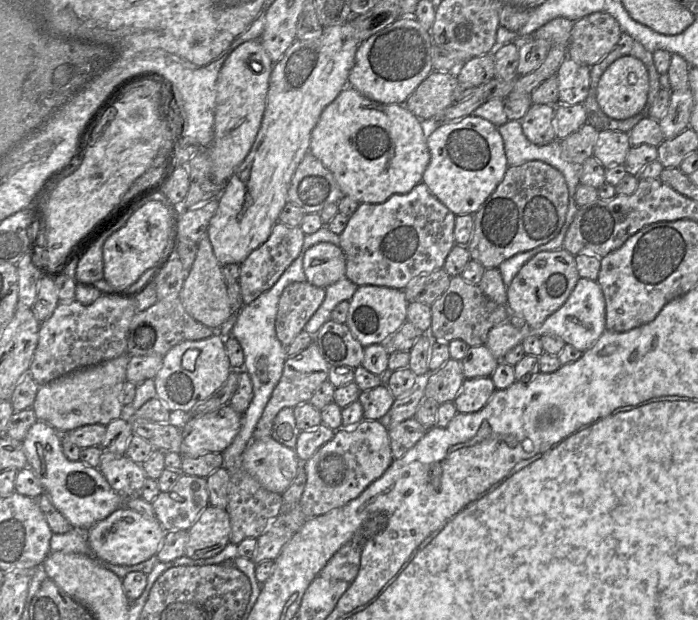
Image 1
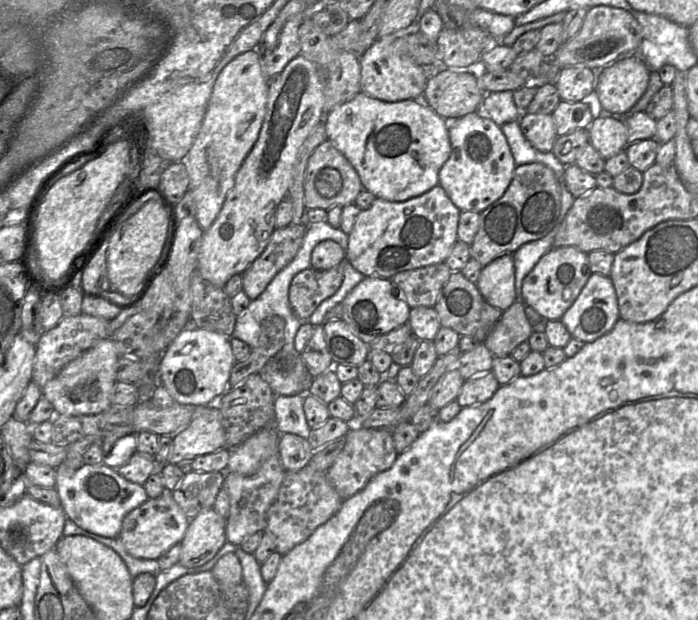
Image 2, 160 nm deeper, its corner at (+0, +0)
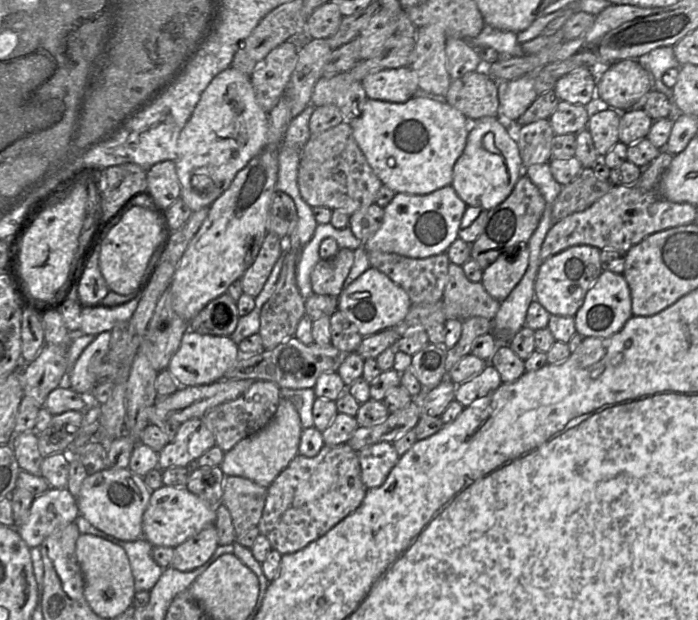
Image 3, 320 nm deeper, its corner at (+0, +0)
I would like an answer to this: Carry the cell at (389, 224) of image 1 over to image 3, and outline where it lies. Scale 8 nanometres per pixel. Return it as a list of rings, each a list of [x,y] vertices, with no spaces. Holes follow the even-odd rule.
[[[450,185],[426,195],[396,193],[384,207],[381,227],[363,243],[363,247],[367,252],[381,251],[409,258],[427,258],[446,253],[458,238],[458,230],[467,207]]]

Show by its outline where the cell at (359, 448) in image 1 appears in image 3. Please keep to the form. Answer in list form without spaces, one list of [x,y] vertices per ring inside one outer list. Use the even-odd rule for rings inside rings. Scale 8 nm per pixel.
[[[387,441],[358,451],[361,479],[367,489],[381,486],[399,457],[393,444]]]

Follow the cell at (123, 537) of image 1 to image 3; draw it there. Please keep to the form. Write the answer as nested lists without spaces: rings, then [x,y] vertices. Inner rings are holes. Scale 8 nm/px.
[[[161,486],[152,491],[142,518],[143,538],[152,546],[175,548],[204,528],[215,524],[216,510],[185,488]]]

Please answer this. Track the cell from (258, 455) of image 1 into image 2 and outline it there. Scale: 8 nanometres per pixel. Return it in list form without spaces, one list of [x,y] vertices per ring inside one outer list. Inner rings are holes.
[[[292,433],[281,434],[278,455],[285,471],[294,472],[303,469],[310,462],[313,453],[306,438]]]

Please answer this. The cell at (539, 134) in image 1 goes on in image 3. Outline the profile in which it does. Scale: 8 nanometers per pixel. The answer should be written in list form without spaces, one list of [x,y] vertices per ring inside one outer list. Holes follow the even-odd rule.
[[[549,119],[538,120],[522,127],[516,127],[515,125],[509,126],[511,126],[510,130],[513,133],[515,132],[515,142],[518,145],[520,157],[522,160],[523,174],[524,169],[527,169],[532,165],[549,163],[549,161],[552,159],[551,145],[555,136]]]

